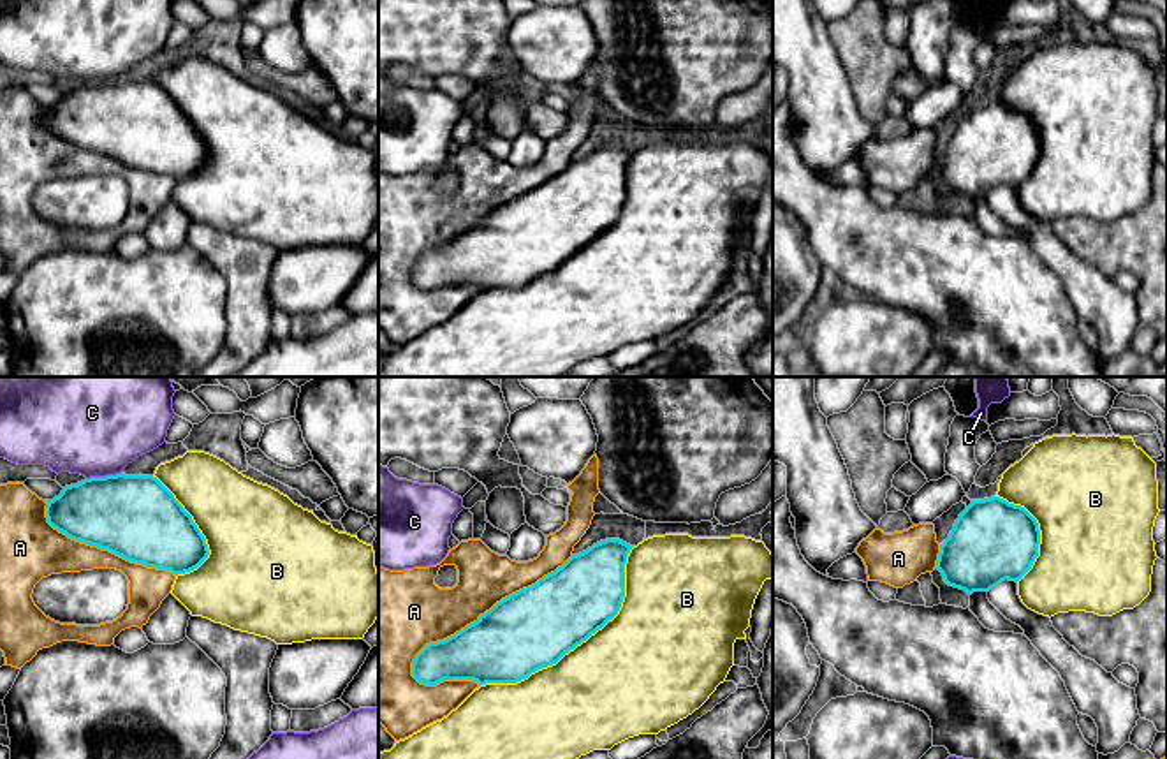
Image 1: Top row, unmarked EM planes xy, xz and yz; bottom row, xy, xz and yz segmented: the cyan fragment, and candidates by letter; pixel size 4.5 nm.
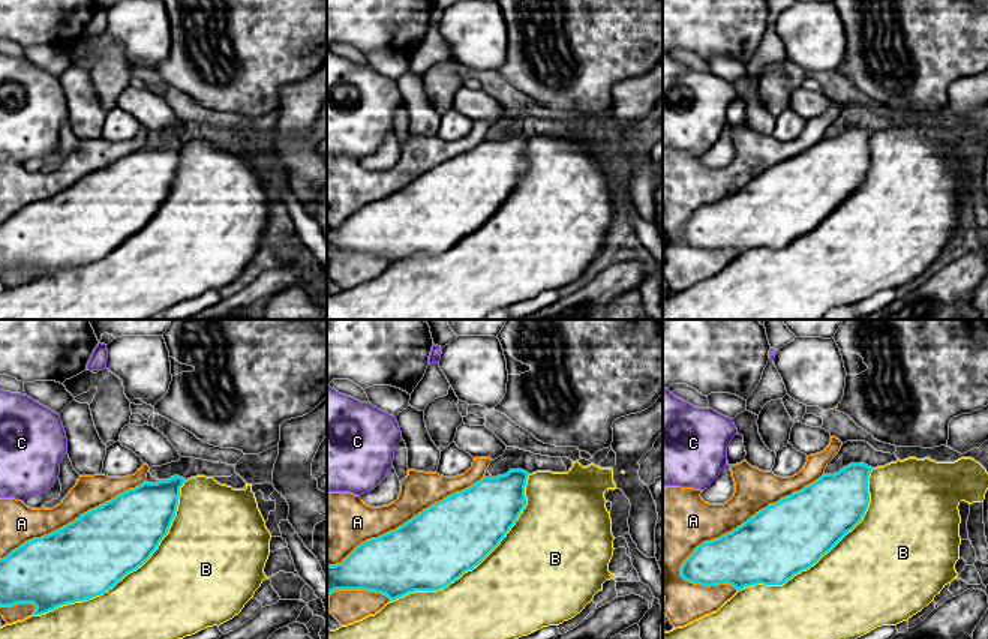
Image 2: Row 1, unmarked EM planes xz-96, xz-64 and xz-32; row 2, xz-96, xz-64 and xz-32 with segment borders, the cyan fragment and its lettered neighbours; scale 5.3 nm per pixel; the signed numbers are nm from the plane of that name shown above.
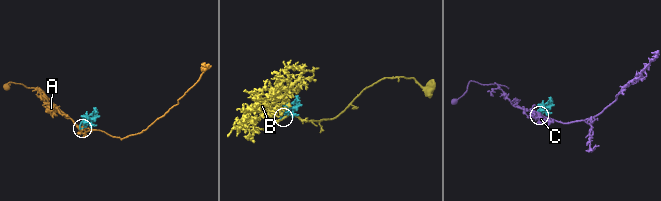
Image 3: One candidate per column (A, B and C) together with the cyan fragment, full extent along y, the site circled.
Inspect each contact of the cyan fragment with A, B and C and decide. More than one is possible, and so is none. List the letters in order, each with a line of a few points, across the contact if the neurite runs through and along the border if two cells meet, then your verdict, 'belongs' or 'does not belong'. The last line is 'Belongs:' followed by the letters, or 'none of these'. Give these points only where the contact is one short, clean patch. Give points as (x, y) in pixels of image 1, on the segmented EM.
A: does not belong
B: belongs
C: does not belong
Belongs: B

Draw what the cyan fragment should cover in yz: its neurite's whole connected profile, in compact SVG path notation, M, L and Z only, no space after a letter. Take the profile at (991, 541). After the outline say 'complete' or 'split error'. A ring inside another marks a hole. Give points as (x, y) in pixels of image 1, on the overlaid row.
M1053 435L1010 465L991 498L972 500L959 514L949 537L940 544L936 567L949 586L989 592L1002 581L1016 581L1021 602L1044 616L1086 611L1112 616L1134 609L1151 592L1156 556L1153 527L1158 516L1156 463L1135 446L1132 437L1119 435Z; split error

